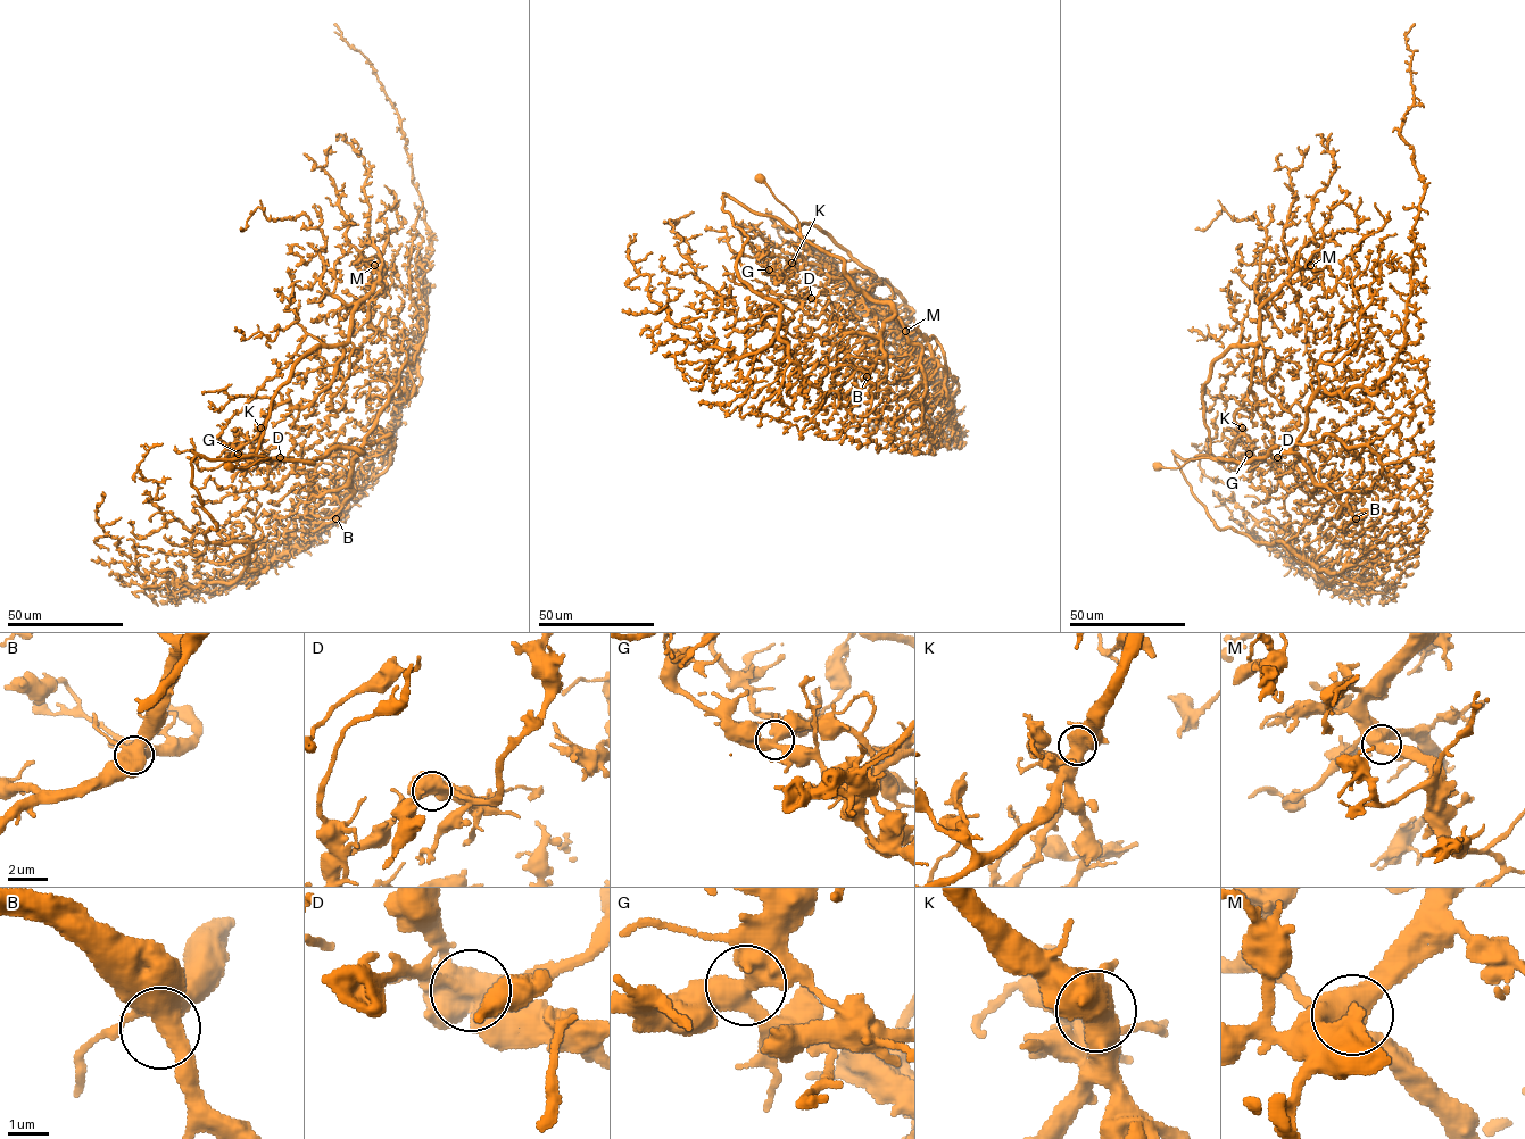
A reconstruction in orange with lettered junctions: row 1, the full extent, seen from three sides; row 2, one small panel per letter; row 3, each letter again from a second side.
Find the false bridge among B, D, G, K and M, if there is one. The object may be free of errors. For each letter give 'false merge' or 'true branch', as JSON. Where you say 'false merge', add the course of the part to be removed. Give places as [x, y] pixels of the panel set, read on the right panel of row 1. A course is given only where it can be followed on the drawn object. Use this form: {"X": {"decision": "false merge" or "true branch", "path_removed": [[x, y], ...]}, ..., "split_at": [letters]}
{"B": {"decision": "true branch"}, "D": {"decision": "false merge", "path_removed": [[1277, 457], [1277, 468], [1260, 458], [1237, 462], [1226, 454], [1223, 462], [1202, 458], [1176, 468], [1154, 466]]}, "G": {"decision": "true branch"}, "K": {"decision": "true branch"}, "M": {"decision": "true branch"}, "split_at": ["D"]}

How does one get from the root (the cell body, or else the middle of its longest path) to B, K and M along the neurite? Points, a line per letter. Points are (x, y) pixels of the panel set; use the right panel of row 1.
B: (1155, 466), (1177, 468), (1199, 458), (1246, 462), (1281, 448), (1293, 451), (1311, 479), (1325, 484), (1356, 518)
K: (1155, 466), (1177, 468), (1199, 458), (1223, 462), (1225, 454), (1249, 462), (1251, 442), (1242, 427)
M: (1155, 466), (1213, 458), (1206, 455), (1202, 400), (1210, 366), (1231, 348), (1259, 340), (1259, 309), (1310, 265)

